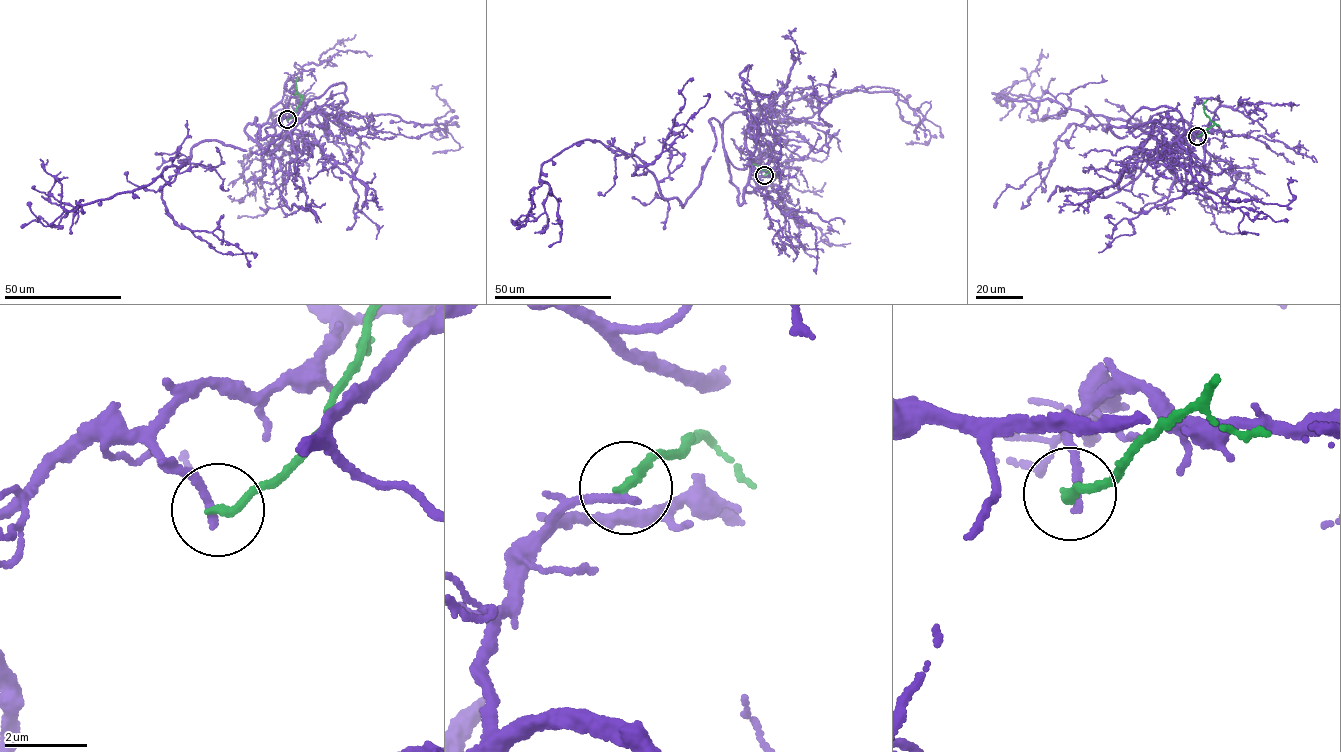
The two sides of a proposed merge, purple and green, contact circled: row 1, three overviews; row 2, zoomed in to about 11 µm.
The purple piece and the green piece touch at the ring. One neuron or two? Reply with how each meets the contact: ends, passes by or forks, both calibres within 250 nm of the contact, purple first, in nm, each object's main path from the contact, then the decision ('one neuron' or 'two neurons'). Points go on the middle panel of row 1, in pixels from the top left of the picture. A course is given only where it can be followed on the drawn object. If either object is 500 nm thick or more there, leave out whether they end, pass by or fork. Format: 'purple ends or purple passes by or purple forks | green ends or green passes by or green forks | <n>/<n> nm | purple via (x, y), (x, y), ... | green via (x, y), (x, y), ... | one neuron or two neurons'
purple ends | green ends | 240/200 nm | purple via (764, 175), (737, 203), (713, 118), (683, 207), (636, 156), (588, 140), (543, 162), (541, 232), (549, 218) | green via (764, 175), (772, 172), (754, 164) | two neurons

